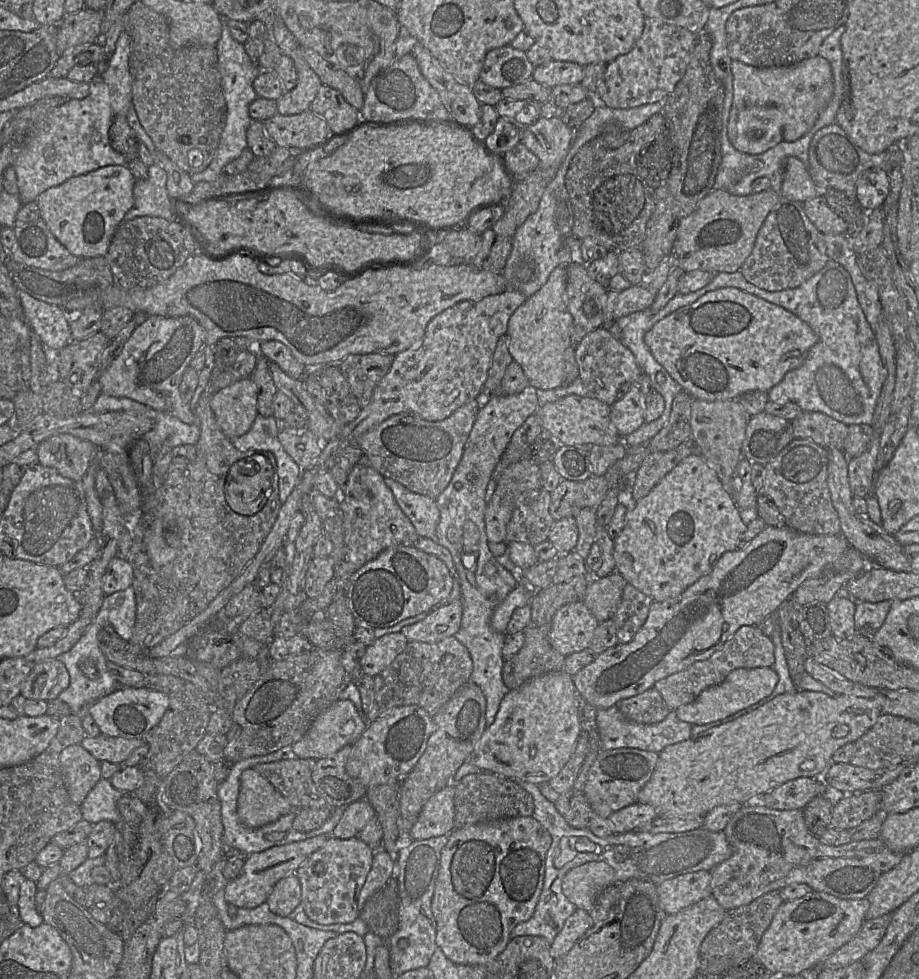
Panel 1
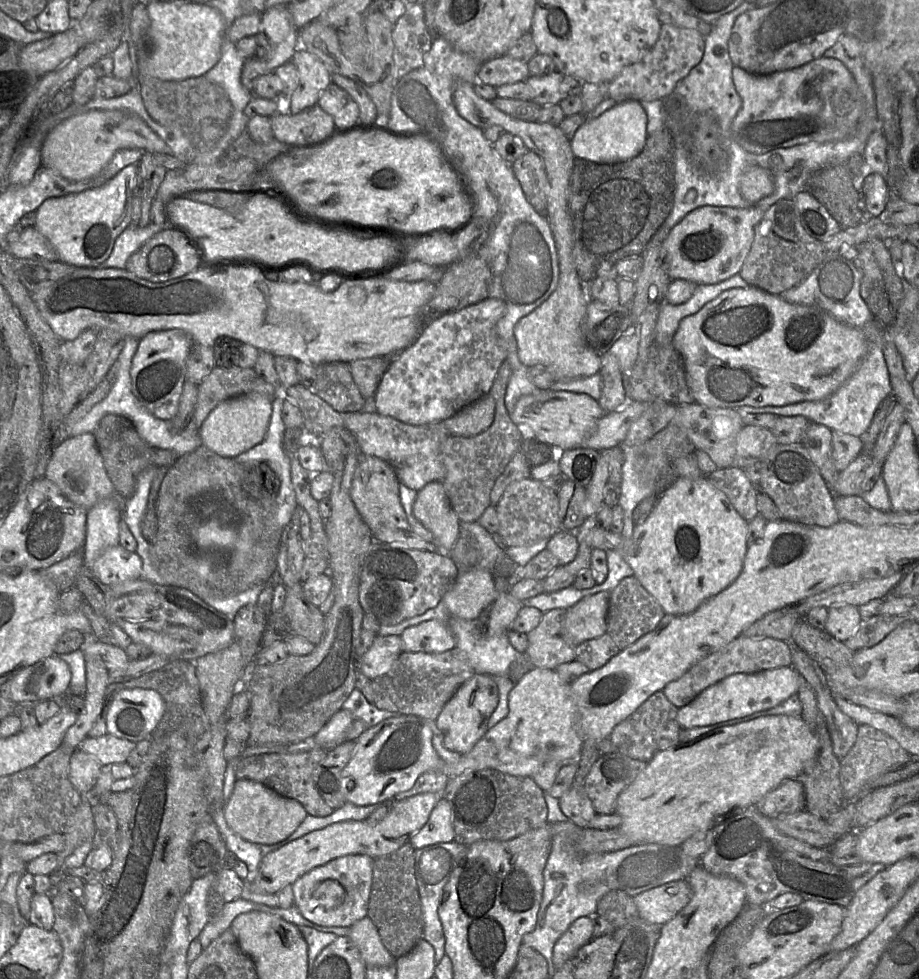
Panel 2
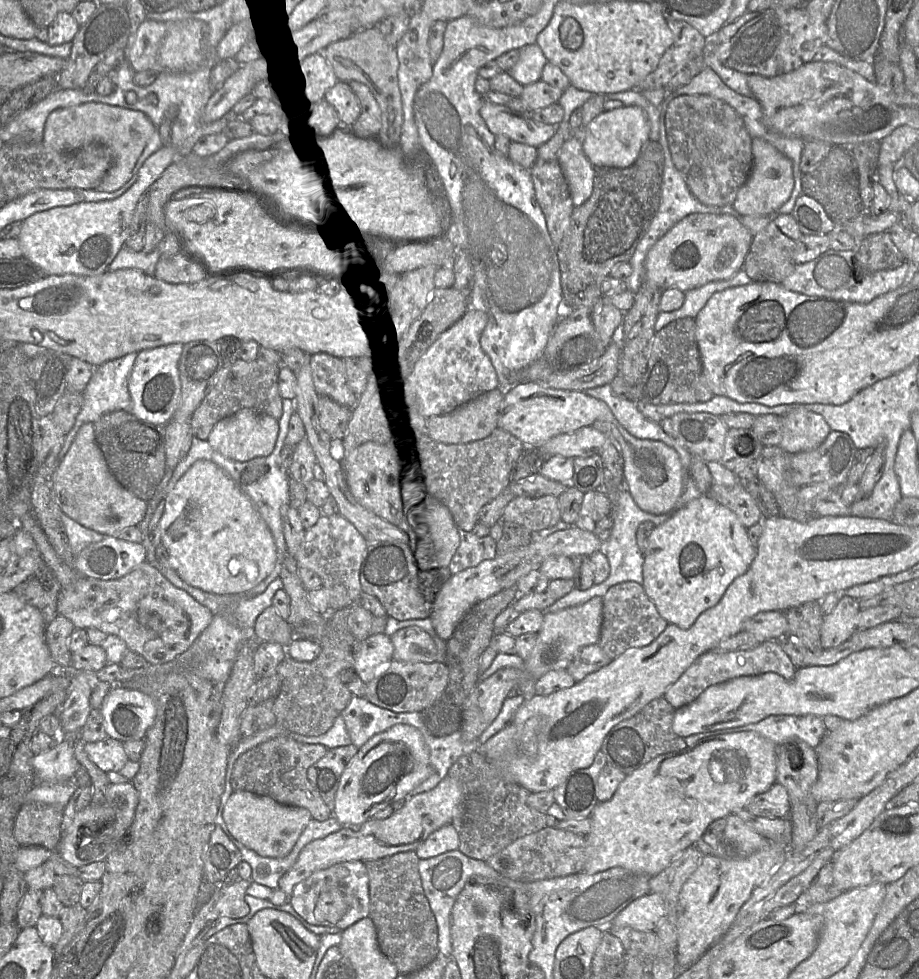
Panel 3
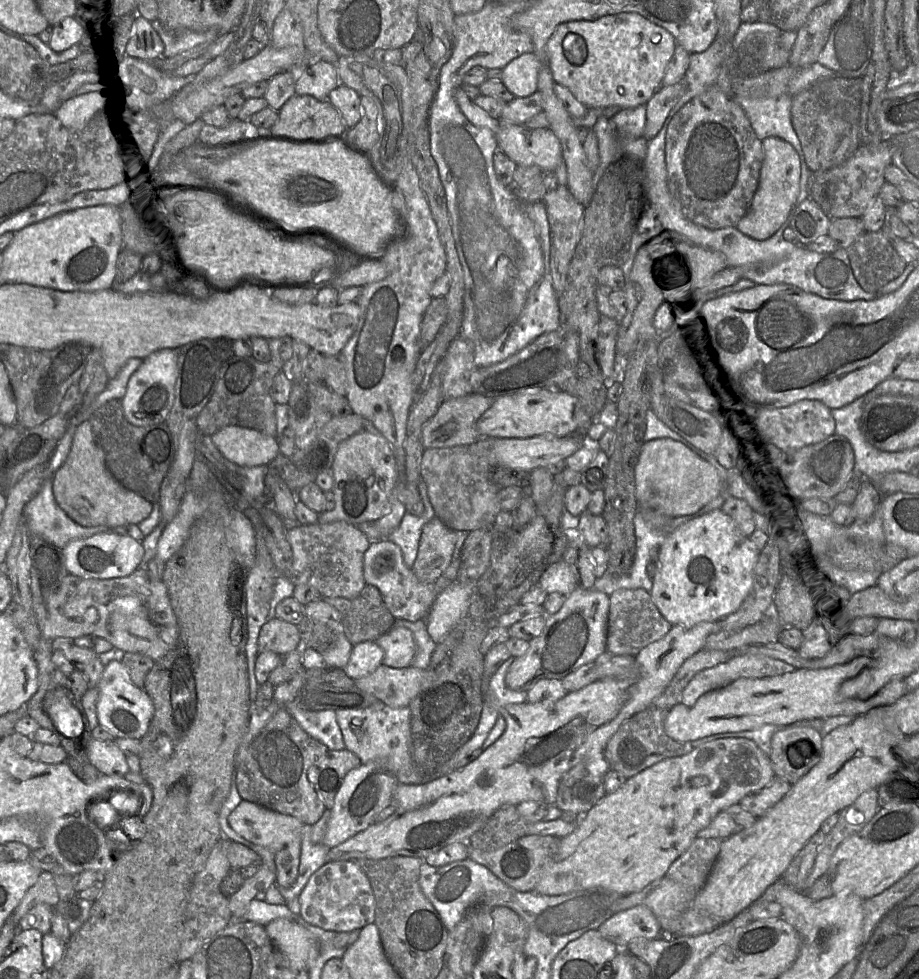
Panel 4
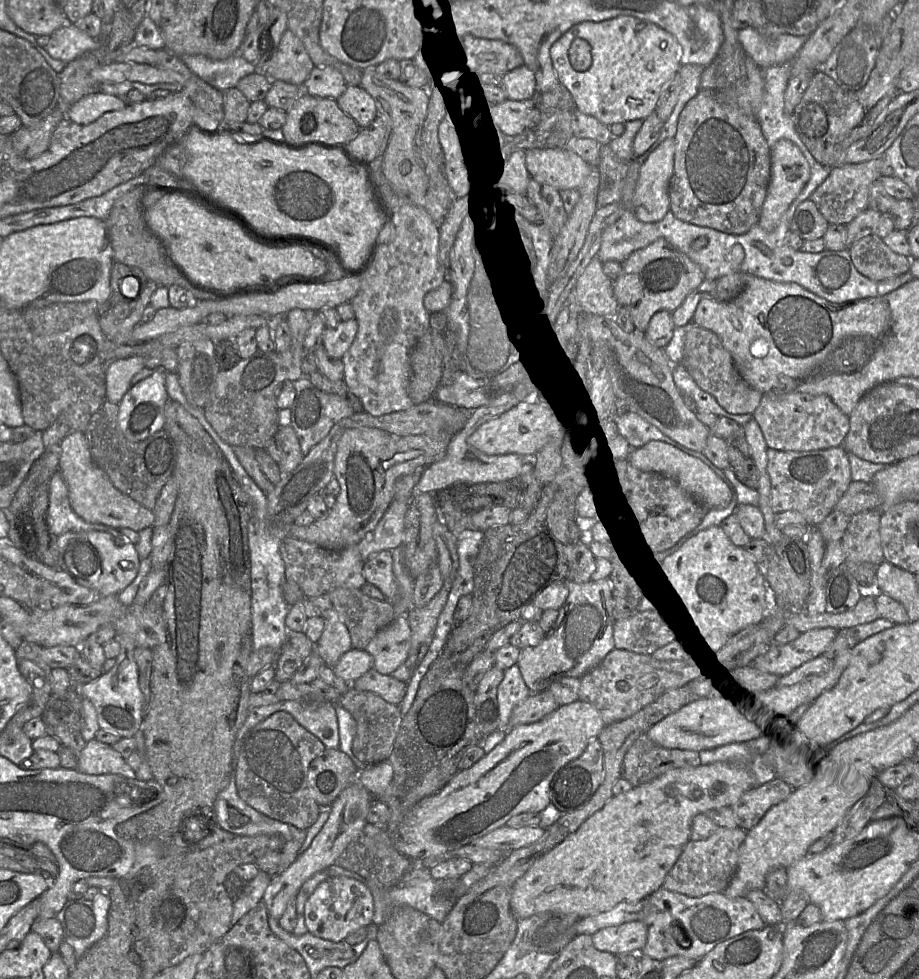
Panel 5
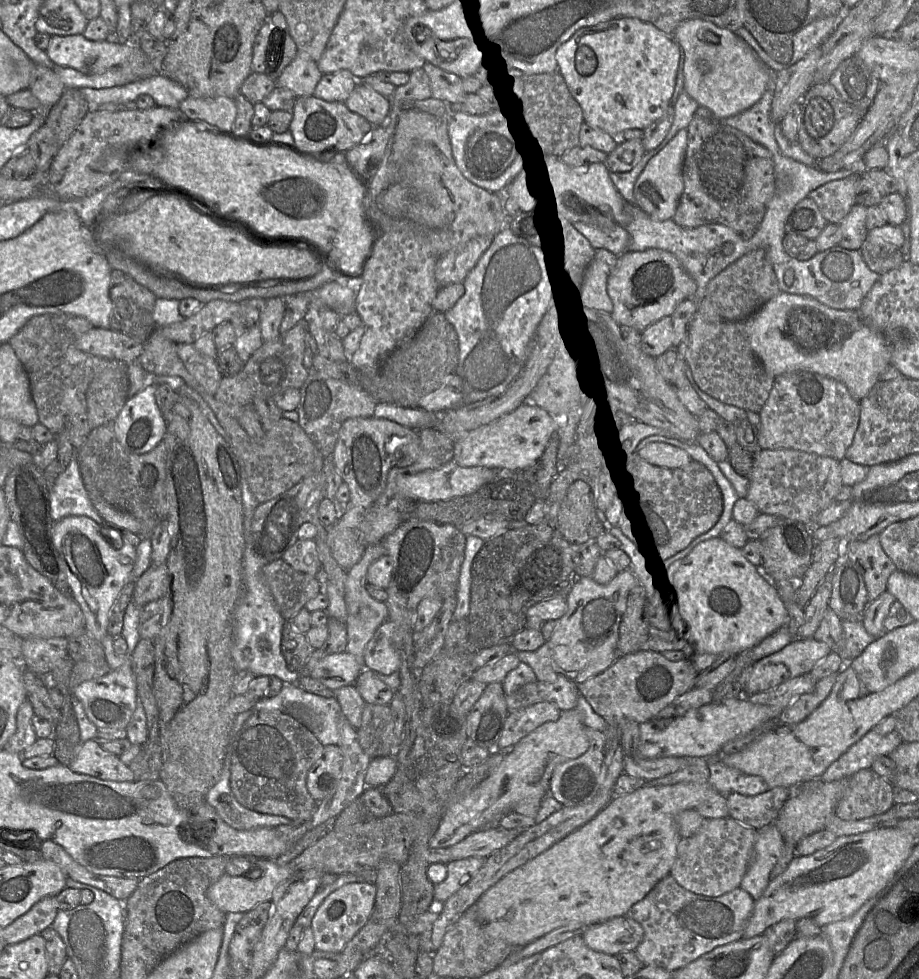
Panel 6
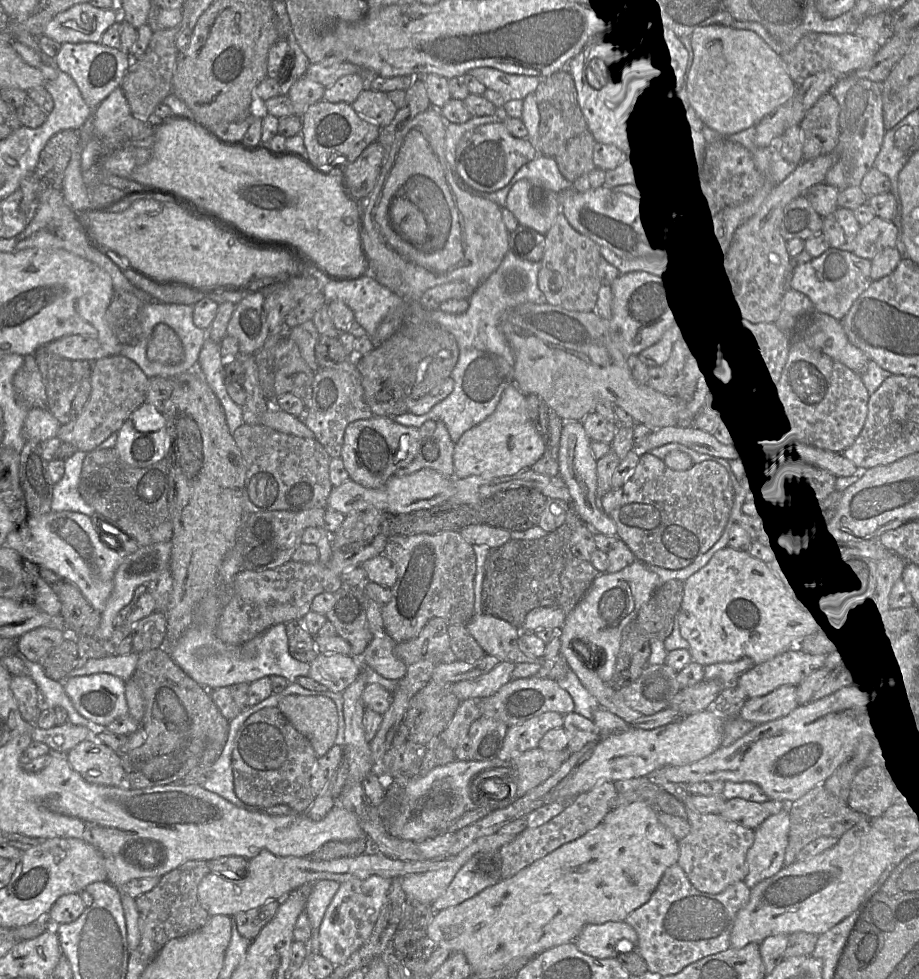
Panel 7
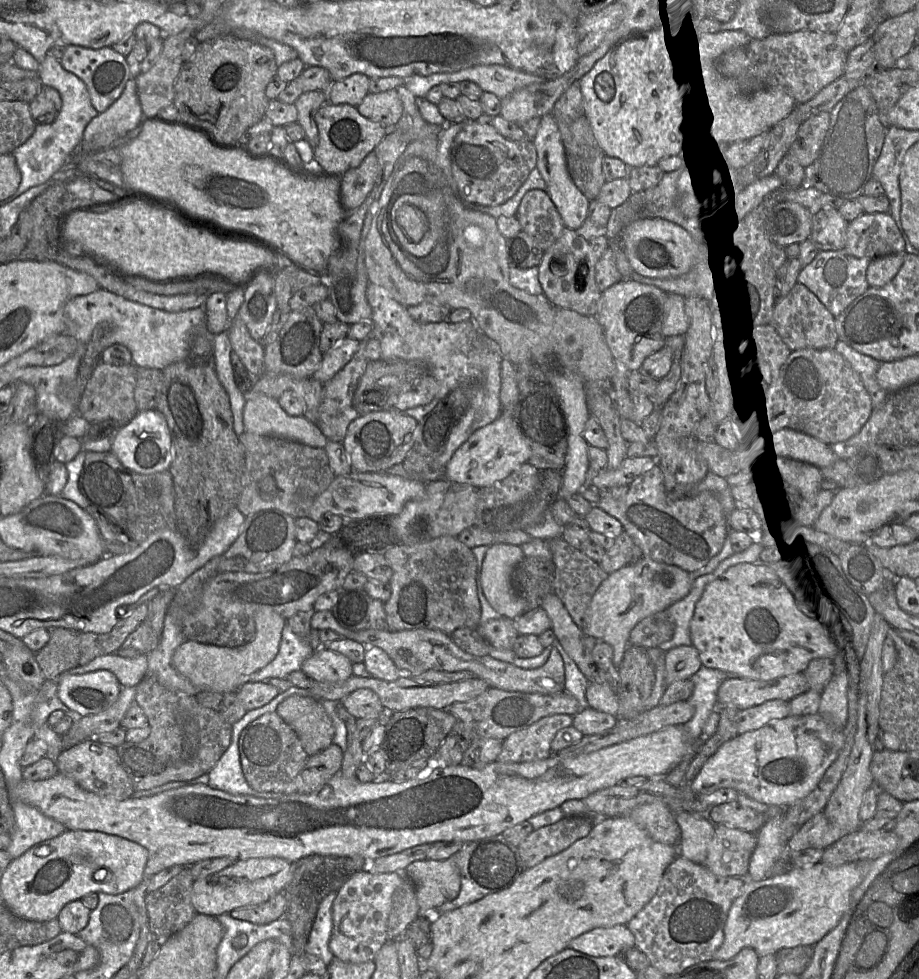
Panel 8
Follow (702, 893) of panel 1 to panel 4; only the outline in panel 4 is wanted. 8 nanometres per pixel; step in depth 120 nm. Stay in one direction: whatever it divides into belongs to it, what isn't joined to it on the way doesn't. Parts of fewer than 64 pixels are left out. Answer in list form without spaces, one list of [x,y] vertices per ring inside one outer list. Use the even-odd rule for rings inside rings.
[[[637,905],[614,914],[597,930],[605,939],[622,949],[633,940],[655,939],[661,935],[658,919],[645,905]]]

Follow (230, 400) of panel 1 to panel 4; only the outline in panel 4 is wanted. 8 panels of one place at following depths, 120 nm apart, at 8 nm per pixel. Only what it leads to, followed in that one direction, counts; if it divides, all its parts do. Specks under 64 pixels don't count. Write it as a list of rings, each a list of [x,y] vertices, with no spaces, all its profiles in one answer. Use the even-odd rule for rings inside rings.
[[[226,426],[211,440],[224,458],[241,467],[269,466],[279,454],[275,437],[251,428]]]

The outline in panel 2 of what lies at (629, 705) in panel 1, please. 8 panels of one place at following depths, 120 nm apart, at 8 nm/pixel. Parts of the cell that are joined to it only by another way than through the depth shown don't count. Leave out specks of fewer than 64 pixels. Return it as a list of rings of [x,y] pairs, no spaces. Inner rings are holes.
[[[662,691],[652,694],[634,713],[613,728],[609,739],[616,752],[647,763],[657,752],[680,744],[681,727],[677,721],[678,710],[679,708],[674,706]]]

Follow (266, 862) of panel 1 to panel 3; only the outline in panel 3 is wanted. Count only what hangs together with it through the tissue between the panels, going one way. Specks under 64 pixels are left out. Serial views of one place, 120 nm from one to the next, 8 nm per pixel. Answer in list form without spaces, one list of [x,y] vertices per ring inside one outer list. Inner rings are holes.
[[[447,775],[431,790],[400,800],[398,809],[386,819],[371,818],[358,826],[344,826],[308,843],[299,853],[293,867],[280,878],[279,889],[292,894],[294,887],[314,872],[342,862],[376,860],[400,852],[416,851],[431,833],[452,822],[461,794],[460,783]]]

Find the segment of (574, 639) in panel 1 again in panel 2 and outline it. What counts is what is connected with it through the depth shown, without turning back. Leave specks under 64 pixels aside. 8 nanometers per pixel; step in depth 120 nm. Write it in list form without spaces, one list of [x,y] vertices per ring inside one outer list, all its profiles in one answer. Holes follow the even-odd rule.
[[[567,609],[545,612],[538,626],[527,634],[525,654],[536,668],[555,670],[560,664],[576,659],[576,647],[565,642],[561,635],[562,621]]]

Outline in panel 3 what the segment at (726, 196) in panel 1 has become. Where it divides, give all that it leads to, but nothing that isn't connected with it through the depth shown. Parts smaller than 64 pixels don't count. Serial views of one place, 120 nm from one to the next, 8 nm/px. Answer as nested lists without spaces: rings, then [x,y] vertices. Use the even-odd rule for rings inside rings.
[[[693,213],[676,223],[649,250],[644,268],[644,280],[666,290],[677,288],[683,292],[713,281],[726,280],[743,268],[753,234],[730,214]]]

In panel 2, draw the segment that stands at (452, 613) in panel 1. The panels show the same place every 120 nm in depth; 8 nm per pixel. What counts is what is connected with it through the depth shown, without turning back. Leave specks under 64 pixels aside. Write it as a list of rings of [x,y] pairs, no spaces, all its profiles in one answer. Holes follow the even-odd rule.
[[[435,619],[406,628],[400,637],[402,652],[442,653],[456,645],[447,623]]]

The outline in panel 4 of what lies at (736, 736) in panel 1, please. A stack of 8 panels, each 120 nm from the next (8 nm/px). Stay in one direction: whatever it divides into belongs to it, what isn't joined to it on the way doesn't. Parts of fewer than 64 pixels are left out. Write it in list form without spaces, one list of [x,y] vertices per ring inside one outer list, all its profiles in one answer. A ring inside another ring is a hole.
[[[719,738],[704,743],[687,755],[663,760],[637,775],[628,778],[620,789],[614,793],[606,794],[589,812],[581,816],[576,830],[561,839],[557,861],[543,872],[540,880],[532,891],[548,896],[563,895],[591,888],[608,889],[622,896],[641,891],[653,881],[666,876],[673,862],[687,851],[692,842],[697,838],[698,832],[707,827],[718,813],[725,811],[734,804],[738,804],[743,797],[762,789],[774,778],[775,774],[769,756],[753,741],[746,738]]]

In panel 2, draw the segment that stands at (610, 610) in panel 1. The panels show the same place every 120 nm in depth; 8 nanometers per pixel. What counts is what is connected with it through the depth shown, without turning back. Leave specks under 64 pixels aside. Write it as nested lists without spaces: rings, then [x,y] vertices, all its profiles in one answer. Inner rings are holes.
[[[610,592],[587,596],[568,608],[562,621],[561,635],[566,643],[578,646],[606,633]]]

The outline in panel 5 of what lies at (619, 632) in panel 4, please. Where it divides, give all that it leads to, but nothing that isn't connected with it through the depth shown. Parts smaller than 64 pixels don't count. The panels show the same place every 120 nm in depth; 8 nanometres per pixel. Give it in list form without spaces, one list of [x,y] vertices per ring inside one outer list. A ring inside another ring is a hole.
[[[657,609],[637,611],[615,620],[613,639],[616,649],[638,654],[653,654],[677,634],[659,616]]]

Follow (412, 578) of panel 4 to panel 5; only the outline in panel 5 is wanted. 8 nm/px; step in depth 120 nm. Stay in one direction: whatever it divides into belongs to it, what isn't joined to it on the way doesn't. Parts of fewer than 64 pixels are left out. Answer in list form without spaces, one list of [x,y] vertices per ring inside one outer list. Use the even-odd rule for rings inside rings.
[[[383,550],[372,554],[363,565],[366,582],[378,587],[386,599],[393,604],[400,599],[400,594],[393,571],[393,554]]]

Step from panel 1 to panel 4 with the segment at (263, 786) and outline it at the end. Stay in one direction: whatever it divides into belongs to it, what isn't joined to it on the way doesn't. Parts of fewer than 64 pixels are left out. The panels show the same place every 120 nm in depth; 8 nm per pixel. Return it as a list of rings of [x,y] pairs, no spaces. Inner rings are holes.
[[[242,800],[229,814],[228,822],[238,835],[274,854],[275,883],[278,887],[288,889],[295,883],[299,870],[301,831],[304,825],[300,820],[291,815],[282,814],[259,804]]]

